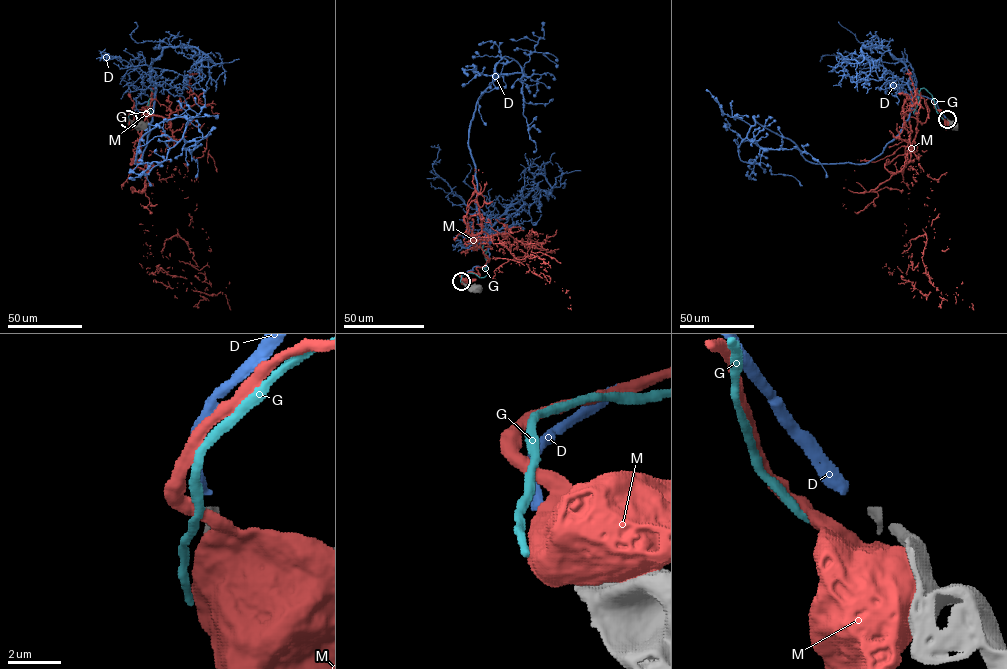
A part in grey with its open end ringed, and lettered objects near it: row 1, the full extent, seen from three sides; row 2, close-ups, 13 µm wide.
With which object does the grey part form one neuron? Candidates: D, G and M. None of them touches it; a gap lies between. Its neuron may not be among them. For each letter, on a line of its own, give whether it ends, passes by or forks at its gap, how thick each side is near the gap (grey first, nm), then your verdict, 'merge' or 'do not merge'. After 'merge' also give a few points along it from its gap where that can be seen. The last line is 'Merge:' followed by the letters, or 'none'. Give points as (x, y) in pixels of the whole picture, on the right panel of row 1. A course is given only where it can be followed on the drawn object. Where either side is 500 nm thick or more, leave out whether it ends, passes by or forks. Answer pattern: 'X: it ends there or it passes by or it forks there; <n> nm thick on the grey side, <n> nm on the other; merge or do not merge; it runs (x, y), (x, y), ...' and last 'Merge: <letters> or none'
D: it ends there; 360 nm thick on the grey side, 420 nm on the other; merge; it runs (946, 118), (912, 93), (909, 118), (879, 155), (825, 164), (808, 161), (753, 117), (739, 158), (802, 185)
G: it passes by; 360 nm thick on the grey side, 320 nm on the other; do not merge
M: 360 nm thick on the grey side, 750 nm on the other; do not merge
Merge: D

